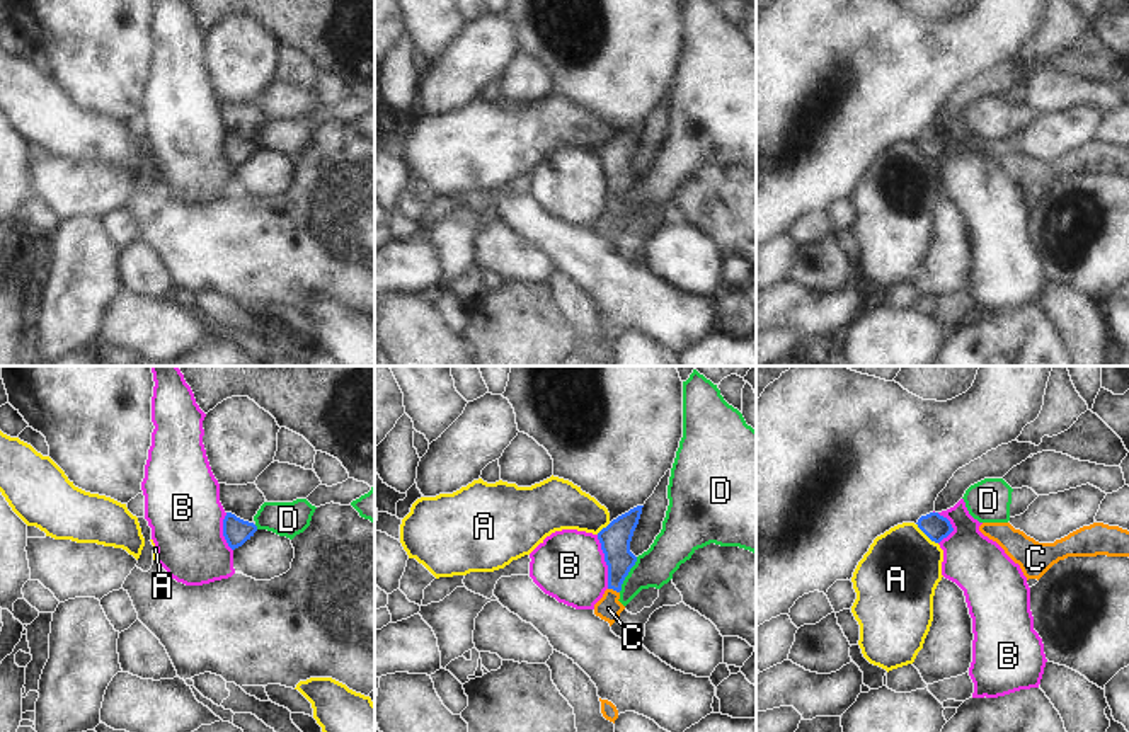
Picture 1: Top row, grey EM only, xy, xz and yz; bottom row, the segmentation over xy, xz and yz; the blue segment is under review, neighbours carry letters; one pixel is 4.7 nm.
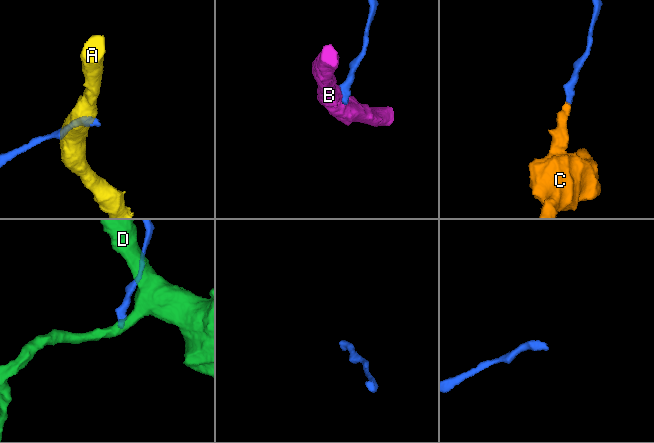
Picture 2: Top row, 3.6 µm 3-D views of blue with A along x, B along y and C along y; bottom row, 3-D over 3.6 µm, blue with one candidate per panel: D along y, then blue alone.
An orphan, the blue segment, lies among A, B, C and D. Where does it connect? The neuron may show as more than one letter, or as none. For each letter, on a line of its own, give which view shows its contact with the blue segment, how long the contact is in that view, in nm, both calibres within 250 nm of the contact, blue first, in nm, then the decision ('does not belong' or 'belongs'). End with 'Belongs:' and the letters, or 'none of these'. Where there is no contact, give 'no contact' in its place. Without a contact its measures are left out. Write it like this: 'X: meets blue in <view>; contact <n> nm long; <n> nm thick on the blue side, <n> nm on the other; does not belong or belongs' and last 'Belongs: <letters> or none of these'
A: meets blue in yz; contact 140 nm long; 120 nm thick on the blue side, 380 nm on the other; does not belong
B: meets blue in xz; contact 260 nm long; 150 nm thick on the blue side, 340 nm on the other; does not belong
C: meets blue in xz; contact 60 nm long; 150 nm thick on the blue side, 120 nm on the other; belongs
D: meets blue in xz; contact 190 nm long; 150 nm thick on the blue side, 180 nm on the other; does not belong
Belongs: C

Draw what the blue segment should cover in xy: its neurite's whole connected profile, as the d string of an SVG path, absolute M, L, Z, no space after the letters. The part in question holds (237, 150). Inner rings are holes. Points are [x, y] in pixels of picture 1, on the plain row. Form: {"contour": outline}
{"contour": "M226 131L223 138L223 155L232 169L242 165L247 158L254 155L257 145L254 141L244 140L232 131Z"}

